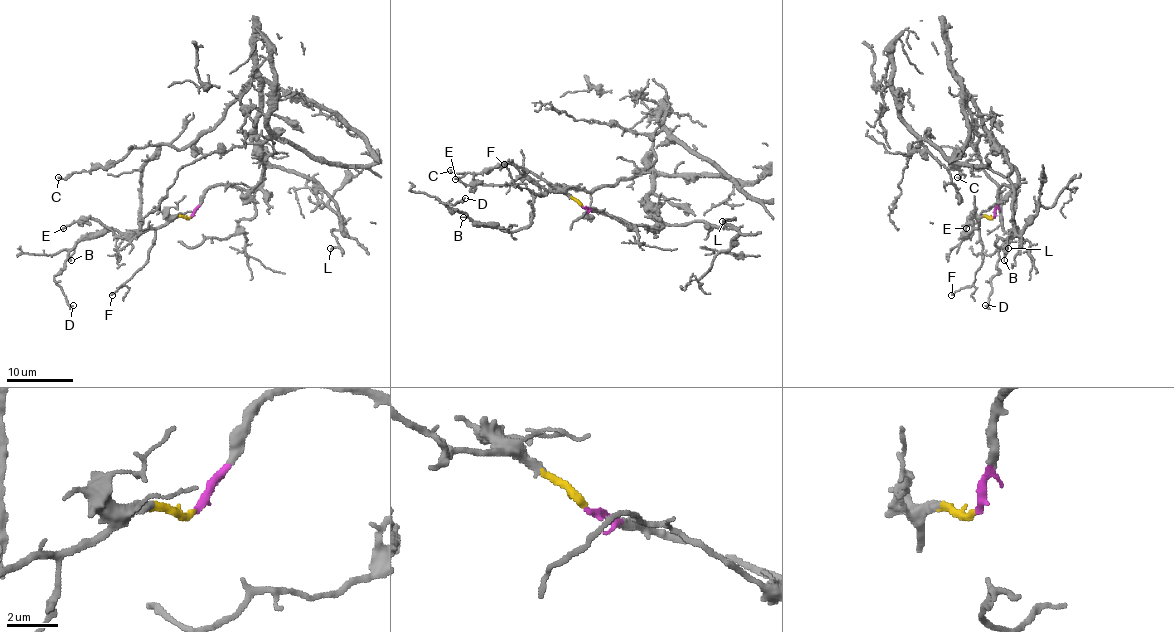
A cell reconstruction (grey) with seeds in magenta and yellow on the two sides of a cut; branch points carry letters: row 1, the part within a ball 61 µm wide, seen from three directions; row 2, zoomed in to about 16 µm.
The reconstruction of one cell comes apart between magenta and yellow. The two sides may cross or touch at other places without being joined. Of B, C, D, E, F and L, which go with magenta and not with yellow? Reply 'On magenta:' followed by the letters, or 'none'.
On magenta: B, C, D, L

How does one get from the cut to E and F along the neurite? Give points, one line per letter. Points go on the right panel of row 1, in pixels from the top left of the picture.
E: (993, 217), (982, 217), (978, 227), (965, 237), (972, 234), (972, 219), (965, 229)
F: (993, 217), (982, 217), (978, 230), (982, 265), (975, 274), (975, 280), (952, 295)

